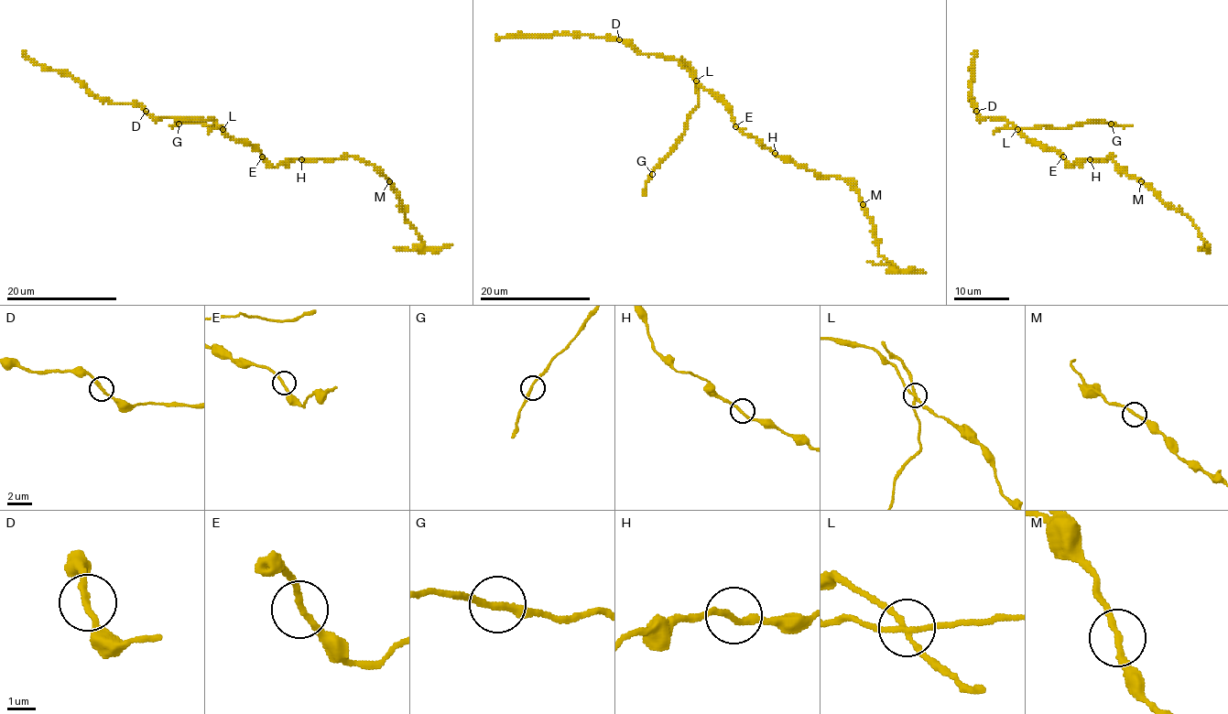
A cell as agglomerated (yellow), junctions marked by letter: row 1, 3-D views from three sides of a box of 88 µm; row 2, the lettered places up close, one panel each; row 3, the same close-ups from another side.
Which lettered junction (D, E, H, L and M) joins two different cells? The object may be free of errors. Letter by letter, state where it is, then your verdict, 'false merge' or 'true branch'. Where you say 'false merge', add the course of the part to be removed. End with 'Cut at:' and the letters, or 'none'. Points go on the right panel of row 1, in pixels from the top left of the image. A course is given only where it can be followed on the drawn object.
D: (976, 111) | true branch
E: (1063, 156) | true branch
H: (1090, 159) | true branch
L: (1017, 129) | false merge | (1017, 129), (1044, 126), (1069, 129), (1101, 121), (1133, 126)
M: (1141, 181) | true branch
Cut at: L

